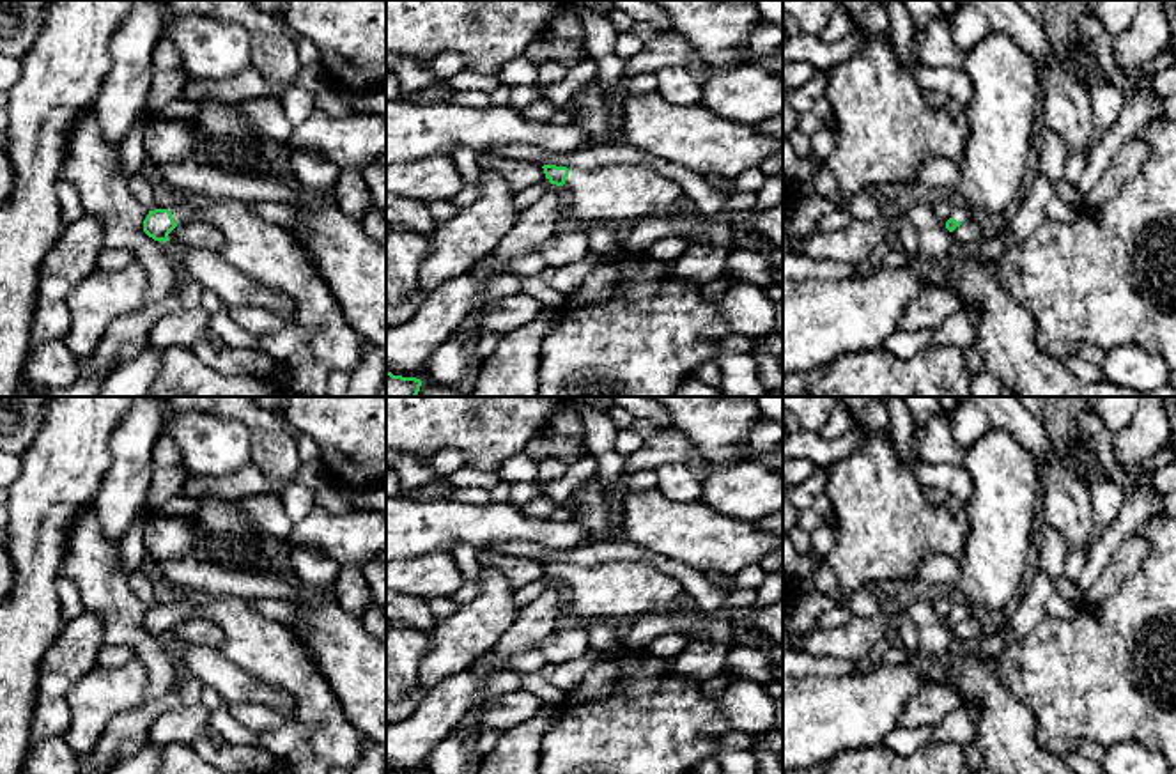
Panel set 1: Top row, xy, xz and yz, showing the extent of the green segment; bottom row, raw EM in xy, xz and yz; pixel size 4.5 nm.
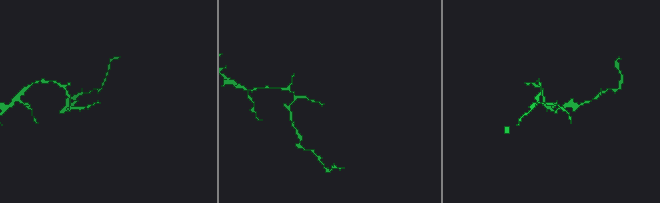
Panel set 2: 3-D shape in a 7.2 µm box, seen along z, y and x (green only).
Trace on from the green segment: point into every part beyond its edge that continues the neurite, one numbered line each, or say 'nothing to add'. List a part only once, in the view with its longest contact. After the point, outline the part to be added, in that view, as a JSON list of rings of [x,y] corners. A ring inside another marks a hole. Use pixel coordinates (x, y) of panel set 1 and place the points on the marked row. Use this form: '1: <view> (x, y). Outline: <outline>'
1: xz (615, 193). Outline: [[[643,165],[569,168],[563,188],[570,197],[565,216],[584,227],[668,216],[669,205],[684,195],[677,181]]]

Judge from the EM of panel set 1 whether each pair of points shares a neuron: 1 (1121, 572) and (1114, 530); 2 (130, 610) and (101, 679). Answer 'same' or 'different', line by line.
1: different
2: different

